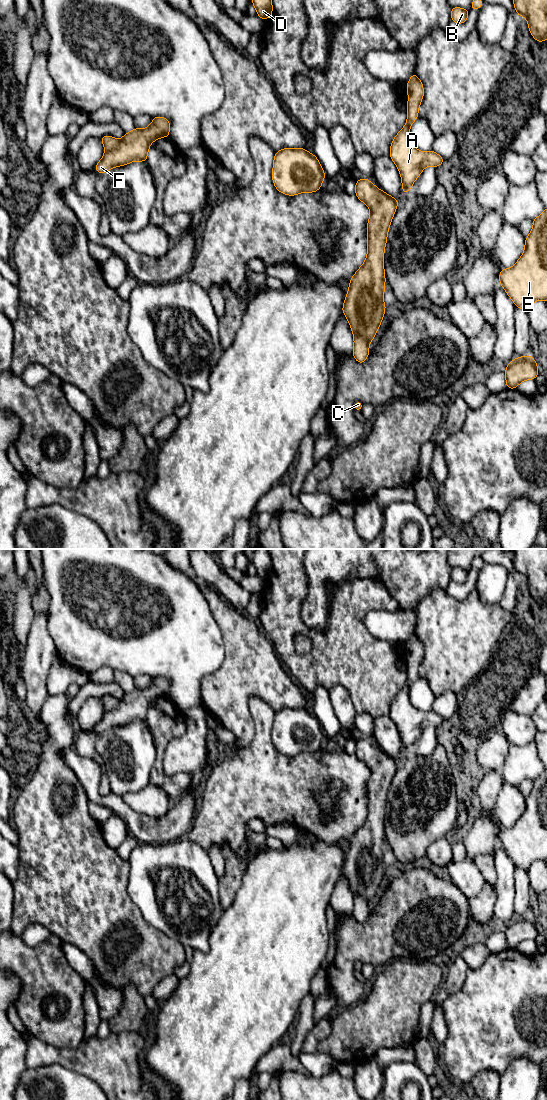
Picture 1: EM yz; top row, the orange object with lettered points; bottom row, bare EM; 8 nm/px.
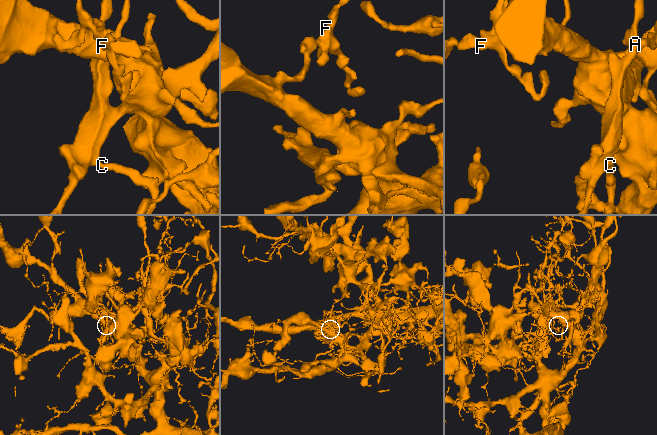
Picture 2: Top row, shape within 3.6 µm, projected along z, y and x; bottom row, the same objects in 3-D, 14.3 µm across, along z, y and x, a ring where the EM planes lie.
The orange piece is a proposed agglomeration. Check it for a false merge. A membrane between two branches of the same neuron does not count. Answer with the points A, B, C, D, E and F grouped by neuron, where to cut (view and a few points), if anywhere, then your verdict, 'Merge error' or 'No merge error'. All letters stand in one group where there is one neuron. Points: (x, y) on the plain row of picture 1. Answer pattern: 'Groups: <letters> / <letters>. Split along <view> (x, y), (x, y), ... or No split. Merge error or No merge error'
Groups: A B D F / C E. Split along yz (120, 700), (115, 708), (106, 711). Merge error

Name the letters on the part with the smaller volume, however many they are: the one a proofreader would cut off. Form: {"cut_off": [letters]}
{"cut_off": ["A", "B", "D", "F"]}

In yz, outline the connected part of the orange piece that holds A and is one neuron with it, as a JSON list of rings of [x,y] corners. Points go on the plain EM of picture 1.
[[[415,632],[407,643],[407,651],[407,682],[394,697],[389,714],[400,732],[403,755],[411,750],[412,744],[420,736],[425,727],[433,726],[437,728],[446,721],[432,709],[422,712],[412,705],[409,698],[410,687],[418,678],[419,666],[424,656],[423,643]]]

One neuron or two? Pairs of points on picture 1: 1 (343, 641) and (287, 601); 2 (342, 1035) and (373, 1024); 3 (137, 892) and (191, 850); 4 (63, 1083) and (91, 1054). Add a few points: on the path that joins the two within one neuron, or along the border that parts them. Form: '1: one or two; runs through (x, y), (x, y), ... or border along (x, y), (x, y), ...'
1: one; runs through (326, 641), (321, 641), (306, 632), (292, 618)
2: one; runs through (350, 1035), (356, 1035), (365, 1028)
3: one; runs through (142, 876), (160, 857), (175, 856)
4: two; border along (52, 1064), (60, 1064), (76, 1071), (95, 1083)

